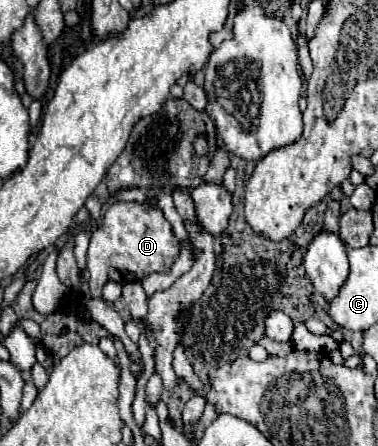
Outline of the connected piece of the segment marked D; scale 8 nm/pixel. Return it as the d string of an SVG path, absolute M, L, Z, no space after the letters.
M114 201L106 209L100 227L90 235L88 247L88 271L90 271L90 295L102 297L106 281L130 283L142 281L150 273L168 273L178 259L180 241L172 231L172 225L162 215L162 209L138 201Z

